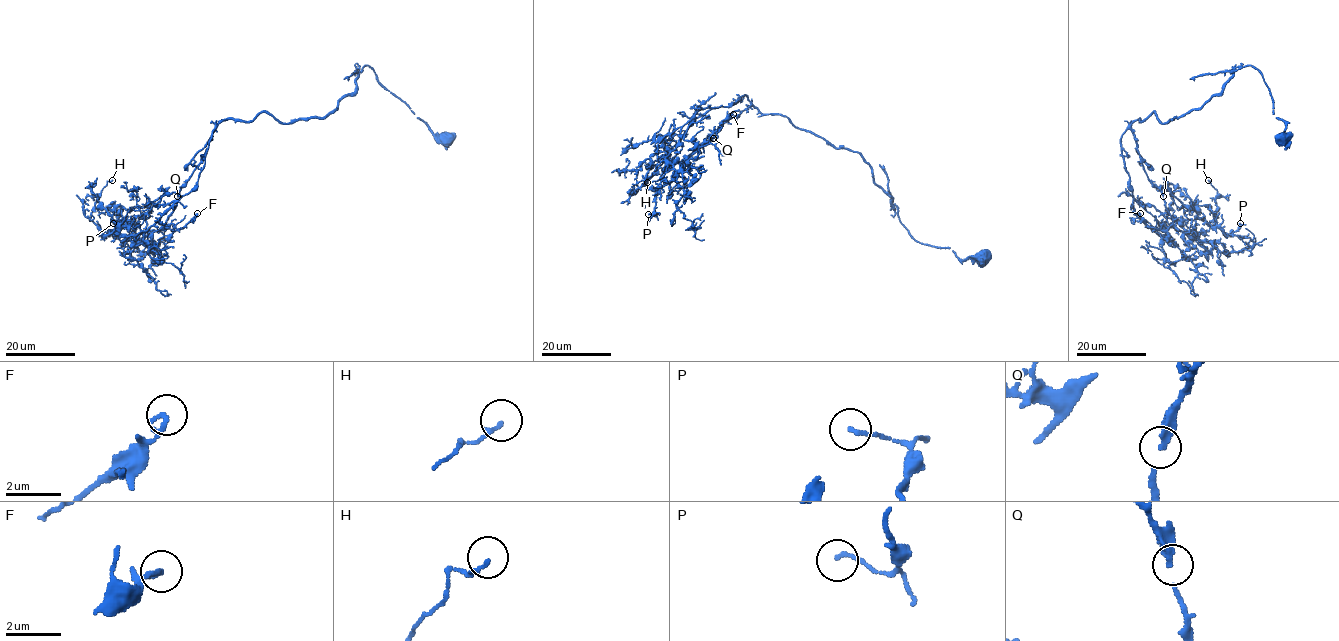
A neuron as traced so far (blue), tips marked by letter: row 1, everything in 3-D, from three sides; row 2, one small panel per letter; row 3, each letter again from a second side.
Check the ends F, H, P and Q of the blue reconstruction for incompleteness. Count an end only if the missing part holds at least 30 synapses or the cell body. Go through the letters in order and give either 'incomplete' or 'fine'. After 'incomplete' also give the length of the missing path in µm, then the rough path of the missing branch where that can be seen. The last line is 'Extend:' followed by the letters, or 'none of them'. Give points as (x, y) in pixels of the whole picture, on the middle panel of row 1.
F: fine
H: fine
P: fine
Q: fine
Extend: none of them

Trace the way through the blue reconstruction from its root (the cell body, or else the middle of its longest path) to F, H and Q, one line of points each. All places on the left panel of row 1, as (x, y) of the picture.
F: (446, 139), (365, 65), (323, 117), (223, 119), (149, 255), (197, 213)
H: (446, 139), (365, 65), (323, 117), (223, 119), (197, 184), (128, 222), (124, 207), (94, 205), (112, 180)
Q: (446, 139), (365, 65), (355, 91), (323, 117), (283, 123), (261, 112), (252, 121), (223, 119), (177, 196)

